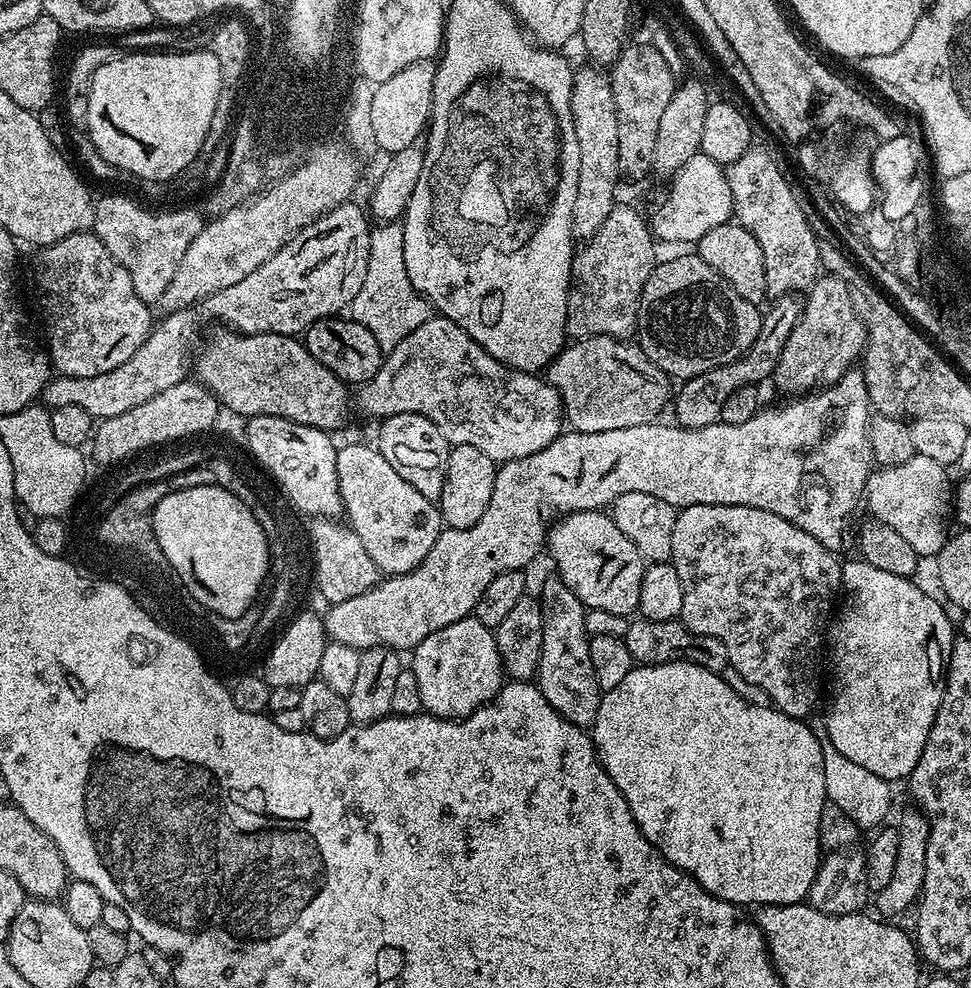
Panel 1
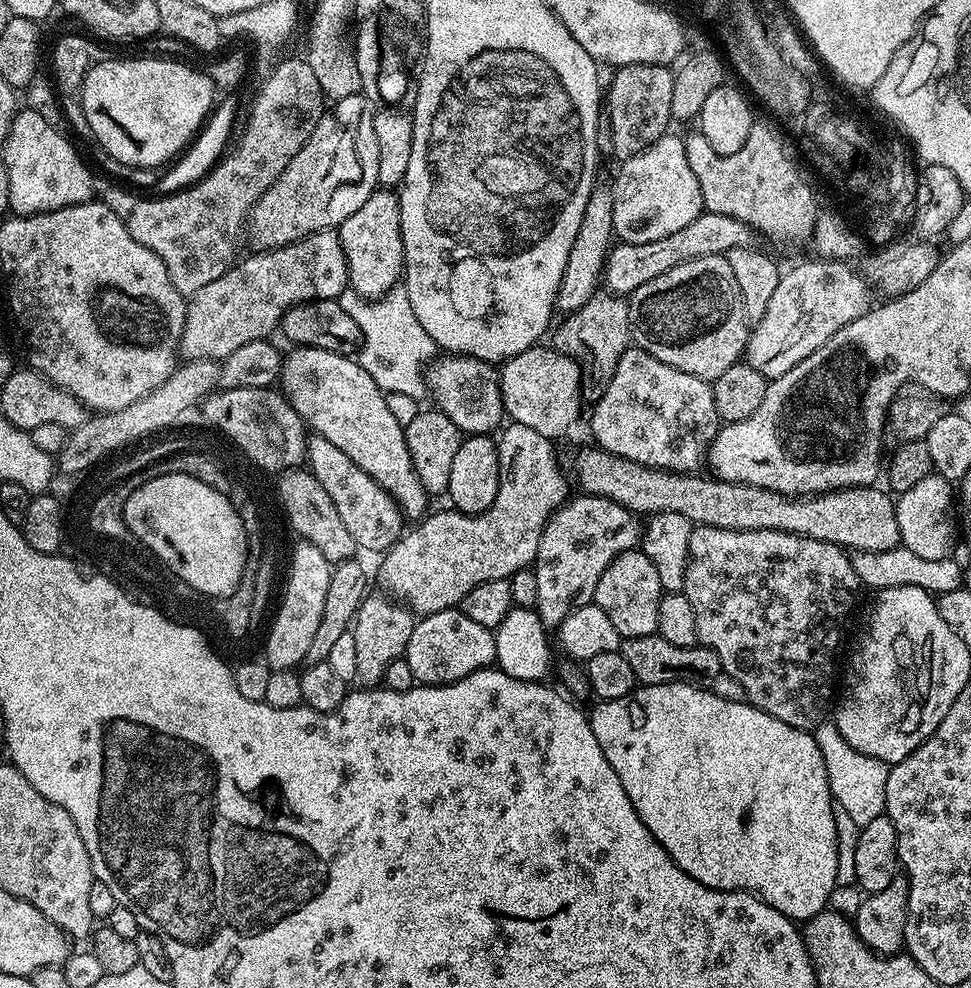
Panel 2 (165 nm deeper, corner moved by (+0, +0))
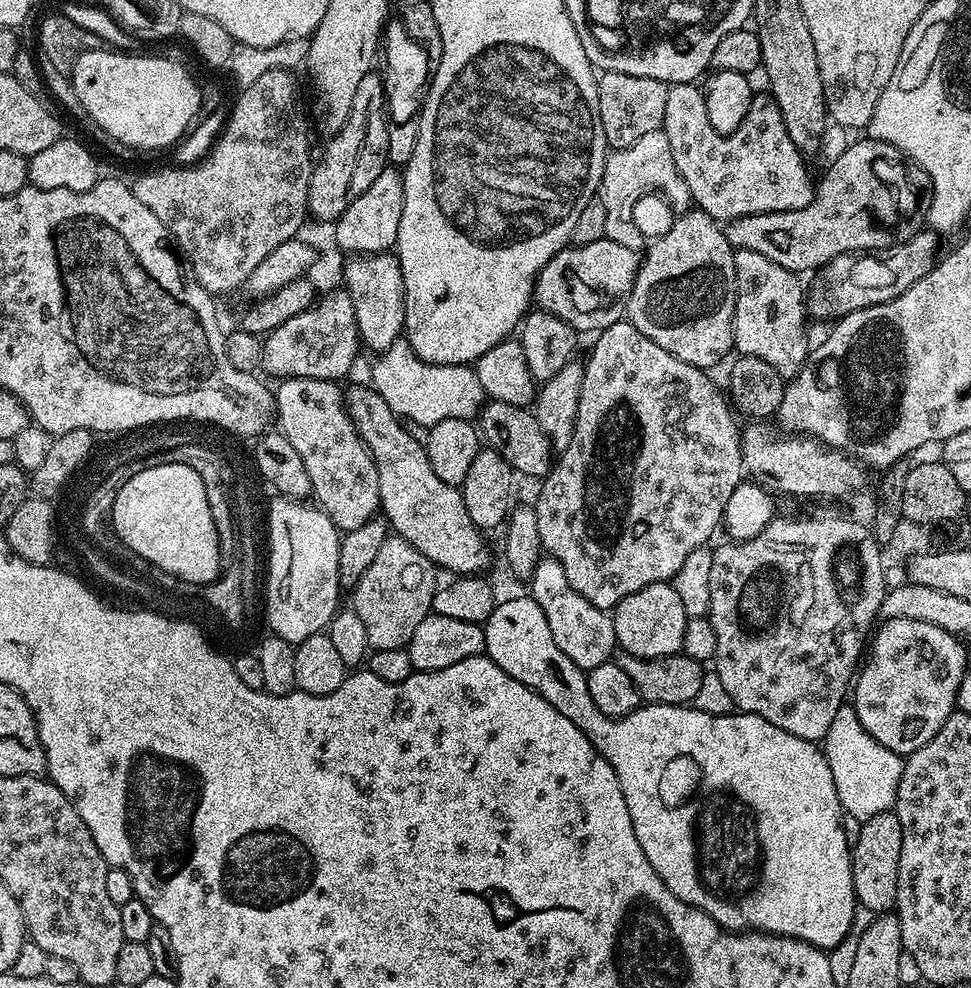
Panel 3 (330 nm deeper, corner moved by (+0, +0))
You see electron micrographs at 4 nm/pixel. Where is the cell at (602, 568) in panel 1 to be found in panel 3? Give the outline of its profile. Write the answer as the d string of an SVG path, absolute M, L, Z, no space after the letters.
M671 583L642 586L626 598L615 601L610 615L617 645L623 651L638 658L666 658L683 653L682 638L686 634L686 622L690 619L682 610L682 598L672 589Z

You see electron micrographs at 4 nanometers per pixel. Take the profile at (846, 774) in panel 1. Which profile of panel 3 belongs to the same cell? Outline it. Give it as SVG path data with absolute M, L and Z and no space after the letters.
M845 702L838 714L834 714L830 730L826 730L822 741L822 751L830 766L830 774L834 774L834 790L838 790L838 802L847 815L863 822L874 818L874 814L889 811L895 805L904 760L897 752L886 750L882 742L866 734L851 703Z

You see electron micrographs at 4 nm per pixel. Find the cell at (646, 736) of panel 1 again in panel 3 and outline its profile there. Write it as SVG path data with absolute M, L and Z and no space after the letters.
M531 595L516 596L513 600L501 599L490 618L482 626L484 629L484 652L499 668L506 670L510 678L522 682L530 690L534 690L558 714L570 718L586 738L610 762L618 782L622 786L622 798L626 798L626 810L630 810L630 822L634 822L634 834L638 834L638 846L646 854L646 862L654 866L658 878L662 878L665 886L675 896L682 898L690 906L702 910L714 922L730 932L772 932L776 936L789 936L795 940L804 940L815 948L833 950L848 936L852 923L856 920L858 905L852 881L852 849L844 833L844 816L838 802L838 790L834 790L834 774L830 774L830 766L826 762L823 751L813 741L803 740L770 722L766 718L758 718L749 712L736 710L731 715L715 716L704 713L695 706L686 704L649 704L641 703L630 714L625 716L607 716L594 706L594 698L590 698L590 686L585 669L574 666L566 654L554 642L554 634L550 634L550 626L546 622L546 614L542 614L542 606L532 600Z

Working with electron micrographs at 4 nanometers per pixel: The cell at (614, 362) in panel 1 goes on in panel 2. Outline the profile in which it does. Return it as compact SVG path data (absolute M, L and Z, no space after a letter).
M533 346L522 350L522 354L514 354L509 360L499 365L500 400L504 404L504 415L513 424L530 426L530 430L542 434L553 442L568 432L568 427L580 416L582 405L582 389L580 387L580 365L569 356L561 356L551 346Z

